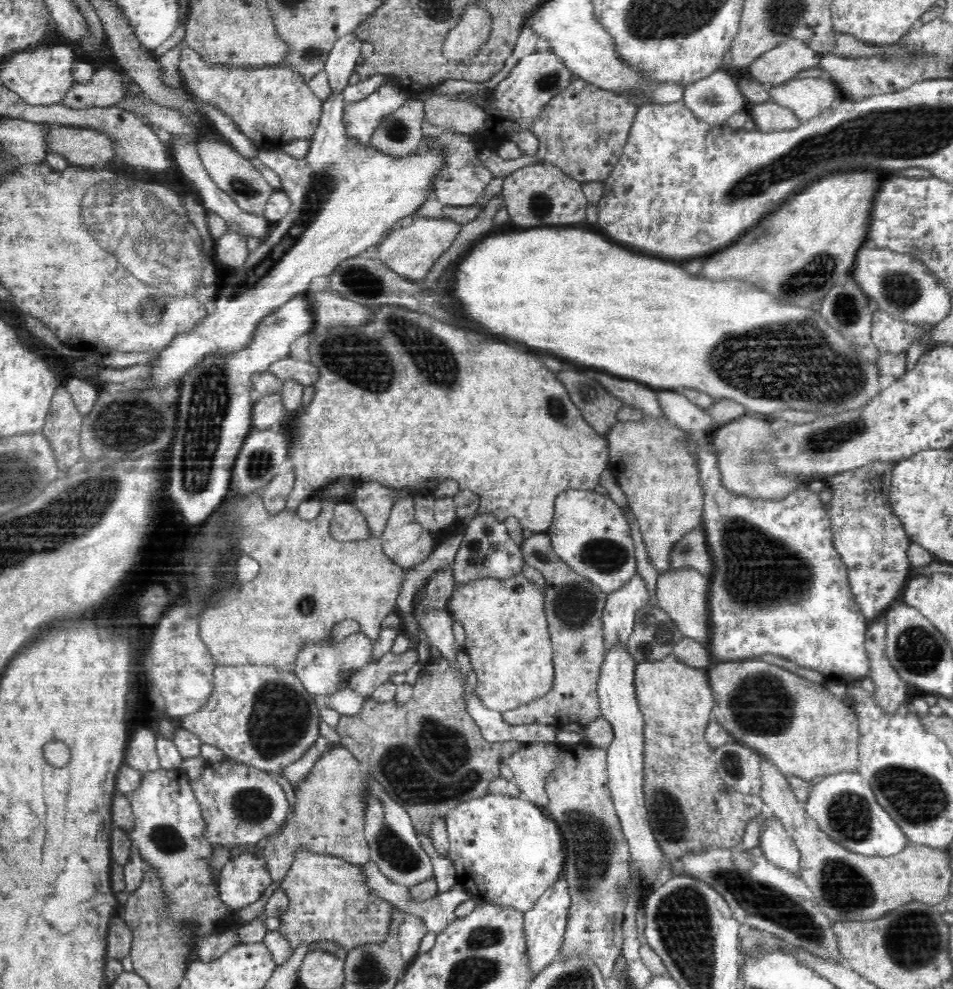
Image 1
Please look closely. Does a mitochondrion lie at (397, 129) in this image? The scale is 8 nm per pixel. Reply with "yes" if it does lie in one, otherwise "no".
yes

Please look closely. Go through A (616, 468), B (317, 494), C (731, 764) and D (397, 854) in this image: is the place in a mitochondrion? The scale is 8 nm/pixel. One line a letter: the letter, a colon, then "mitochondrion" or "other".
A: other
B: other
C: mitochondrion
D: mitochondrion

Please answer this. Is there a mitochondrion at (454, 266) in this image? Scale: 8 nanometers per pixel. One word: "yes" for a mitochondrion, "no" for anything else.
no

